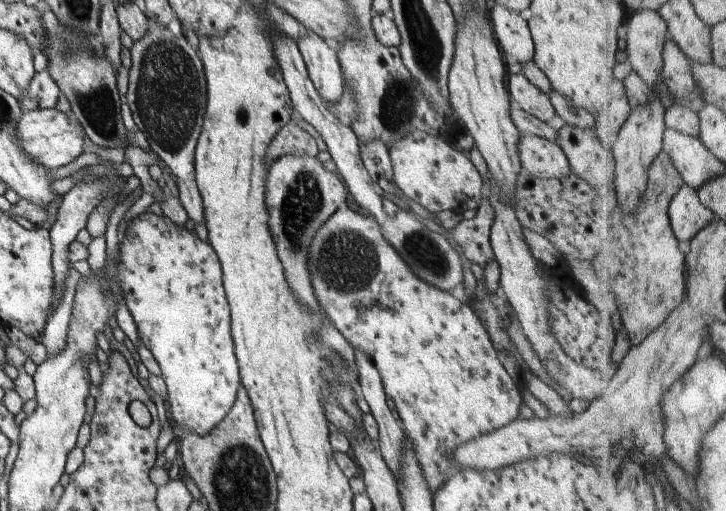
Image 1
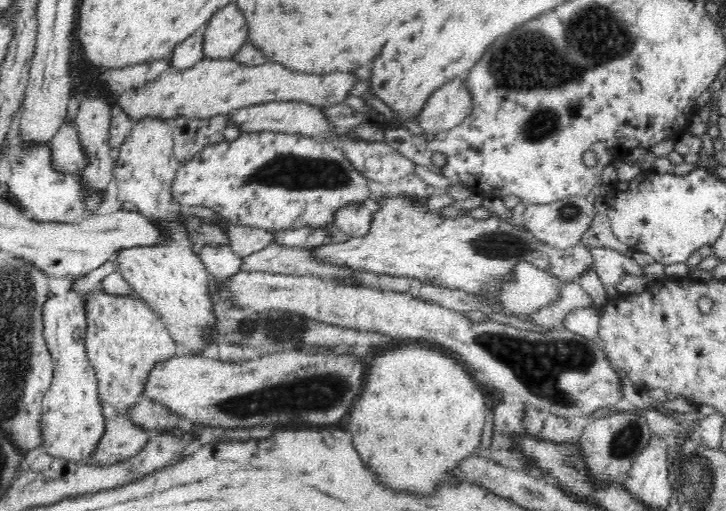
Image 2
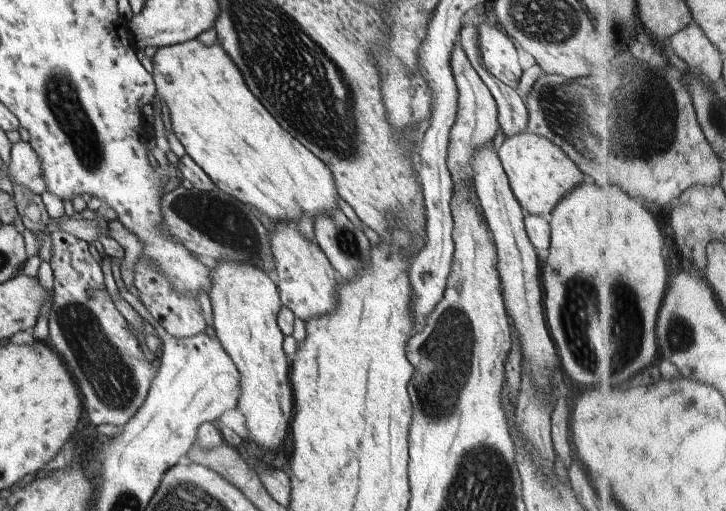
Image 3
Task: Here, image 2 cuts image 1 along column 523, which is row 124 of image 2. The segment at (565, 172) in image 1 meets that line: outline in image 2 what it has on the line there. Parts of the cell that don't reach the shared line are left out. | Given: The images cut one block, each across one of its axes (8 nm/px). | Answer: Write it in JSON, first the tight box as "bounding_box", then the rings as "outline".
{"bounding_box":[114,118,218,354],"outline":[[[142,118],[142,120],[134,123],[130,134],[119,147],[120,152],[118,152],[114,174],[116,175],[117,202],[120,204],[120,210],[135,211],[148,219],[152,219],[152,223],[163,230],[167,239],[157,245],[120,249],[116,258],[119,273],[138,296],[158,315],[178,346],[192,348],[195,354],[200,354],[203,348],[209,344],[207,338],[211,328],[218,322],[214,315],[214,308],[212,308],[214,302],[211,298],[213,278],[201,258],[190,247],[190,235],[188,235],[188,229],[184,227],[185,222],[183,222],[185,214],[181,210],[181,204],[172,197],[172,186],[180,166],[180,162],[173,154],[173,144],[170,123],[159,118]]]}

